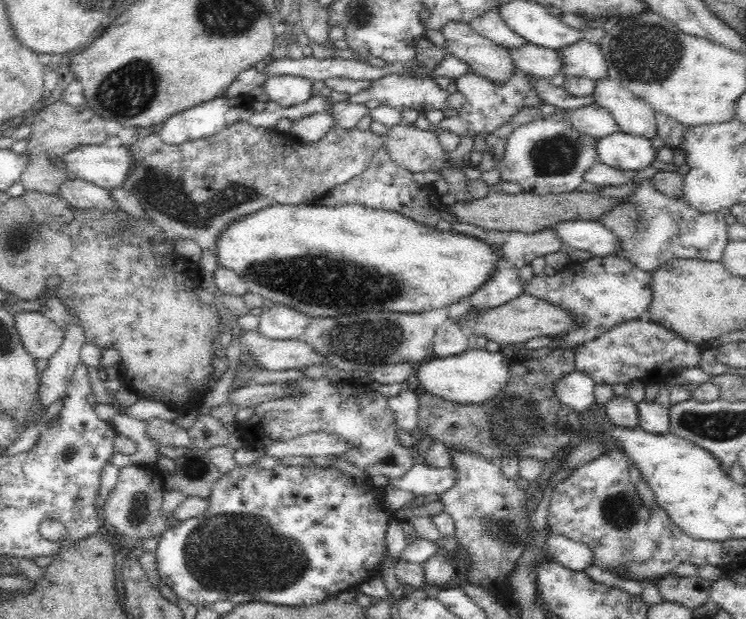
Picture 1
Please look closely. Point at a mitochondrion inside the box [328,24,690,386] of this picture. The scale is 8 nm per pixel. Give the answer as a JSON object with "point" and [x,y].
{"point":[555,155]}

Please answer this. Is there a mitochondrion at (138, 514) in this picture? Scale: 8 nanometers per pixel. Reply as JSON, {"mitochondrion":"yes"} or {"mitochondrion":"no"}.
{"mitochondrion":"yes"}

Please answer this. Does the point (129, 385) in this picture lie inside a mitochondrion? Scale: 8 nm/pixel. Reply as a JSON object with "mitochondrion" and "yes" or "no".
{"mitochondrion":"no"}

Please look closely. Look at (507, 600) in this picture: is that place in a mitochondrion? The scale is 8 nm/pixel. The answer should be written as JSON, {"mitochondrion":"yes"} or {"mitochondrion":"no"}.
{"mitochondrion":"no"}

